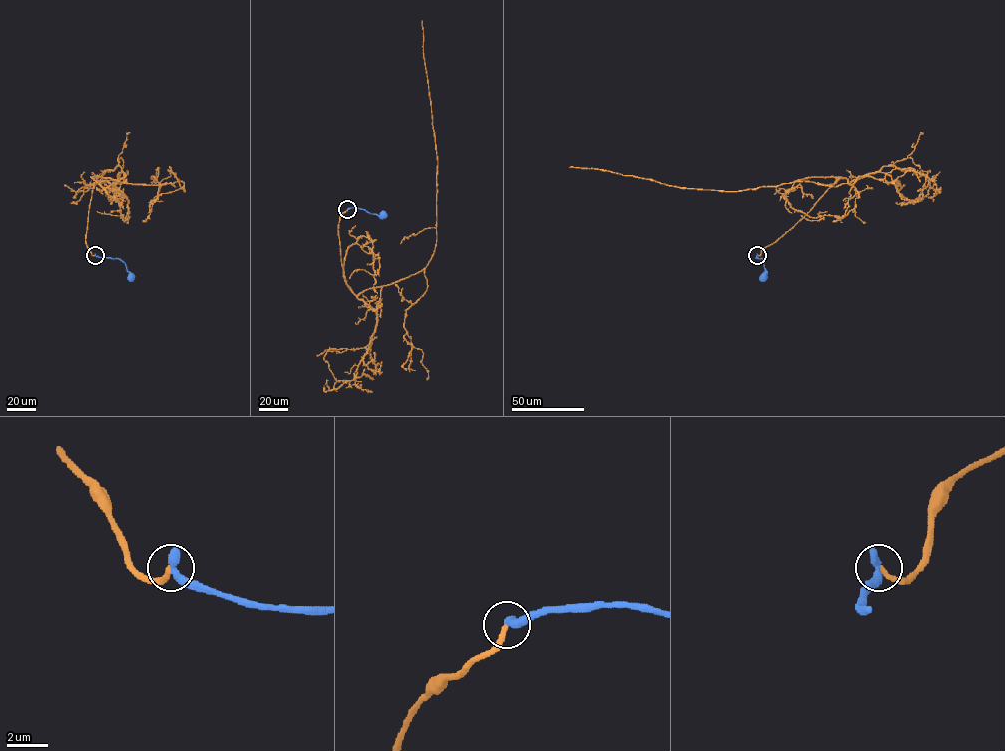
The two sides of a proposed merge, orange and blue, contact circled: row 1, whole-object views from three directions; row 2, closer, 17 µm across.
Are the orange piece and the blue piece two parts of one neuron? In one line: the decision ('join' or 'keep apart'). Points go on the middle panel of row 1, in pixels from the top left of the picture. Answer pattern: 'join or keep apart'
join

